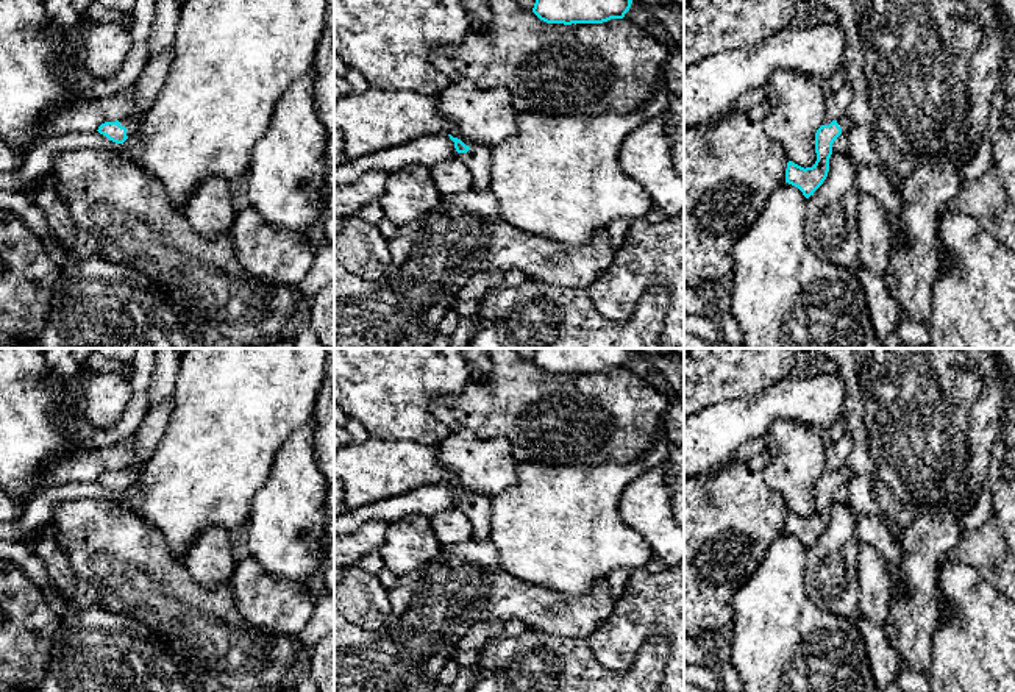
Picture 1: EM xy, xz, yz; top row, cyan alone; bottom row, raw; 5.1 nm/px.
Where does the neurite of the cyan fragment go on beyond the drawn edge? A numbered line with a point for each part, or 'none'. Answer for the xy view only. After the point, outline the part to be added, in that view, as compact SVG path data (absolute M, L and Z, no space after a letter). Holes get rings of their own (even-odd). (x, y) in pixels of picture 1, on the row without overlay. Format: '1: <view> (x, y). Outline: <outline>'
1: xy (131, 472). Outline: M128 465L119 470L122 476L126 478L126 486L133 486L139 476L141 476L141 470L136 465Z

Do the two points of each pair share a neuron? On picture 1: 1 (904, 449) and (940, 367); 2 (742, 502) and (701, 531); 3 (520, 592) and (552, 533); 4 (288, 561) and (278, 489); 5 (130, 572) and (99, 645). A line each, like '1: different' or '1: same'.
1: same
2: same
3: different
4: same
5: different

